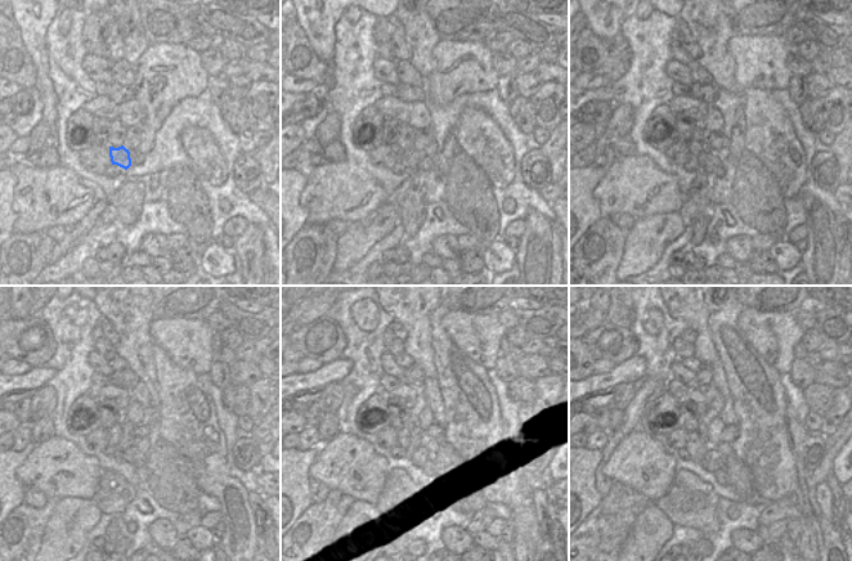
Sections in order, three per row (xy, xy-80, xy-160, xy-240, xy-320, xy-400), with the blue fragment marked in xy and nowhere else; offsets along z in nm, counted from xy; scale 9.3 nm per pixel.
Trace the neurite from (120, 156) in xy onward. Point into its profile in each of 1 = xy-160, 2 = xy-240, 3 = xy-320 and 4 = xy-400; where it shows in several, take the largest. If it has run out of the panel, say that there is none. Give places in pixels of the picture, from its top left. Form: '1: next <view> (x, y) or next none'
1: next xy-160 (705, 160)
2: next xy-240 (130, 454)
3: next xy-320 (421, 456)
4: next xy-400 (713, 459)

